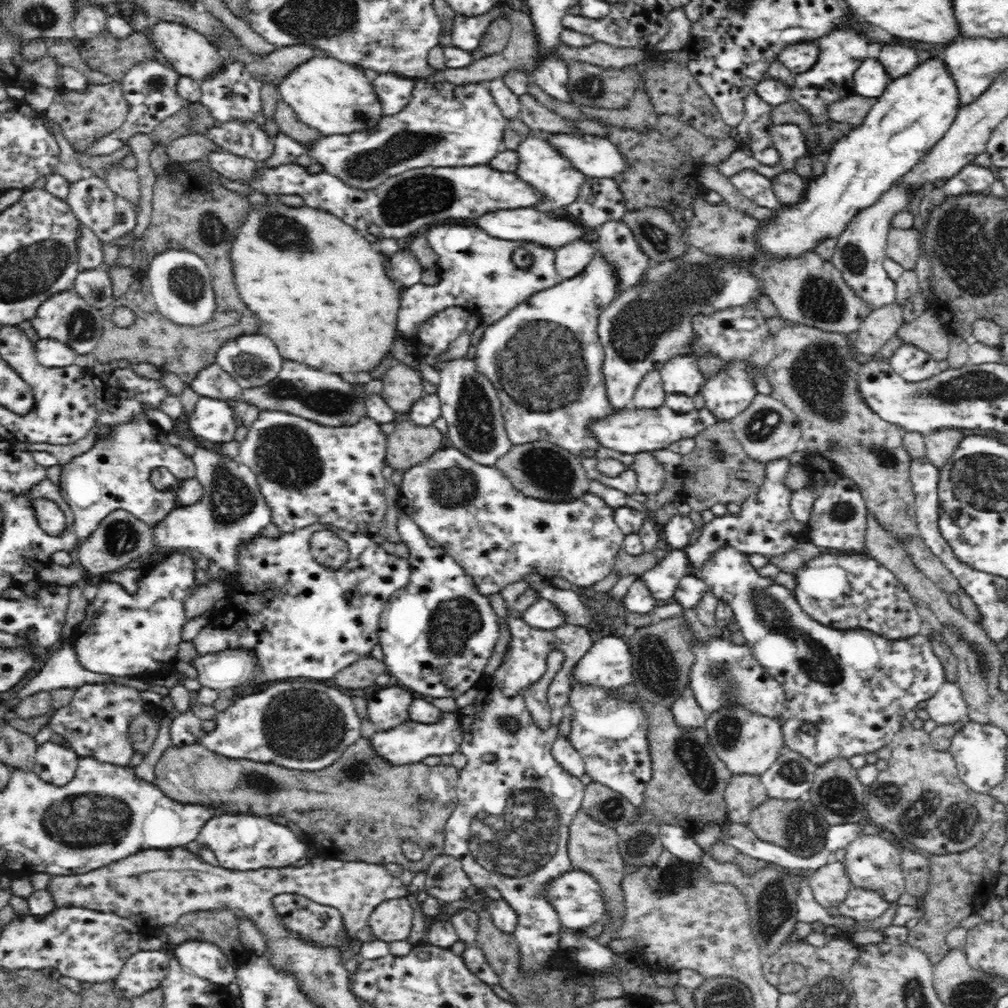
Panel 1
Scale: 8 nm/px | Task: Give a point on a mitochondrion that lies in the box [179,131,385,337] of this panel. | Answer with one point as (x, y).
(284, 233)

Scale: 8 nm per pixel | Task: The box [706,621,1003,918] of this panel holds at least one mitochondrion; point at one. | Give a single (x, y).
(919, 816)

